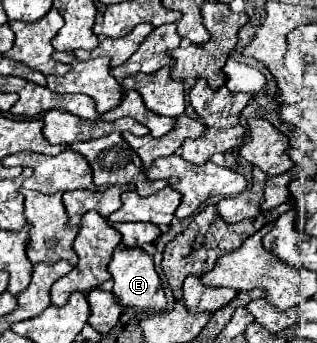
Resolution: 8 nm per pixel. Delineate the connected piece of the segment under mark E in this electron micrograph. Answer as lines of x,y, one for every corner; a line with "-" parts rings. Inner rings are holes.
123,248
113,252
113,258
107,266
113,276
113,296
121,306
137,306
137,308
155,308
163,310
167,306
165,292
161,288
159,274
155,272
153,258
139,248

